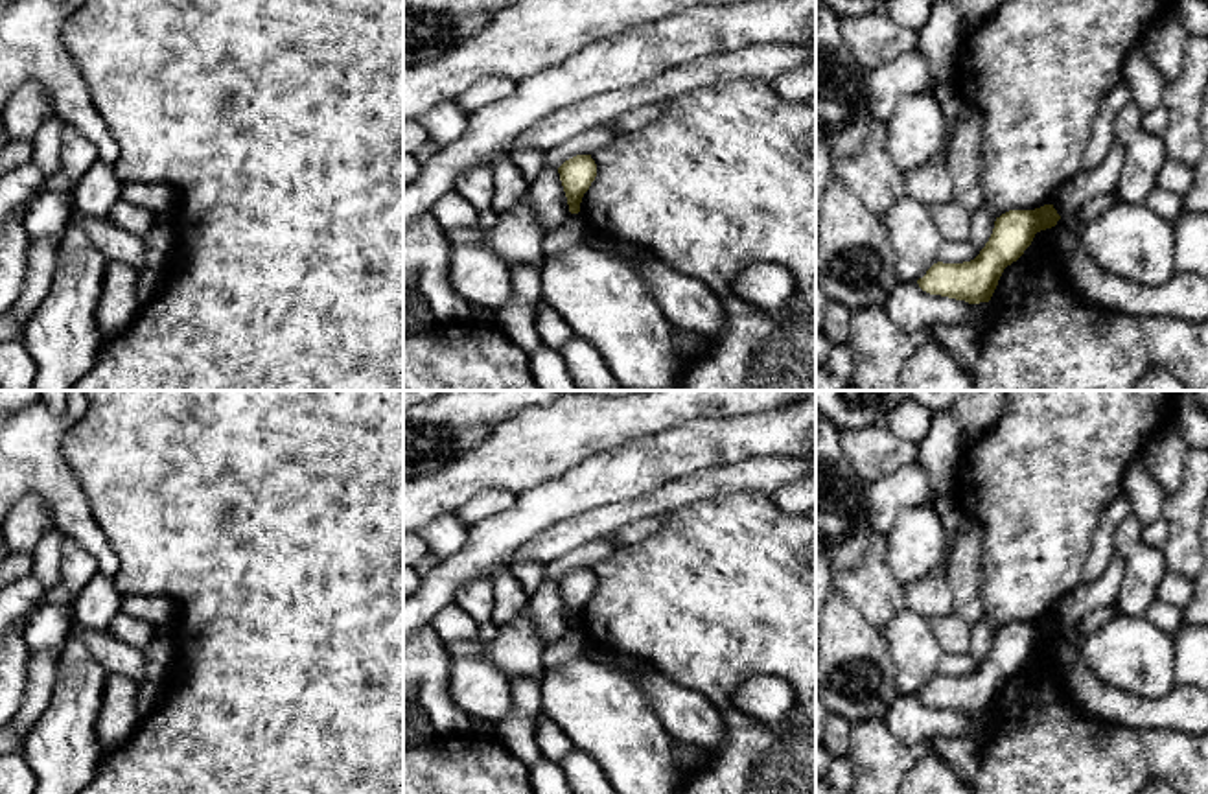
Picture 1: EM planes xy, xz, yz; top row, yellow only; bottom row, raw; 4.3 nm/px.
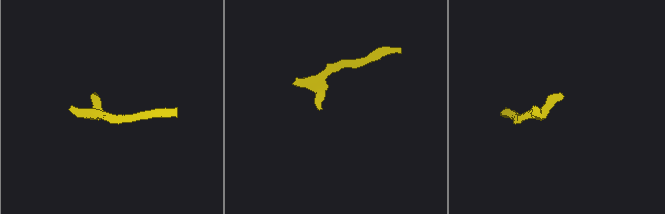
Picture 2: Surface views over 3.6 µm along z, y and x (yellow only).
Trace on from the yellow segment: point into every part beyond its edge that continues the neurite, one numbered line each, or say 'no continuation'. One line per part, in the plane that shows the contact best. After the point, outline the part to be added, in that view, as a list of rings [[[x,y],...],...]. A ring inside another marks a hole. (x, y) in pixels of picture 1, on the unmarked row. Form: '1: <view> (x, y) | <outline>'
1: yz (1067, 647) | [[[1077,626],[1061,628],[1057,637],[1051,639],[1051,660],[1064,682],[1081,660],[1081,643],[1083,636]]]

